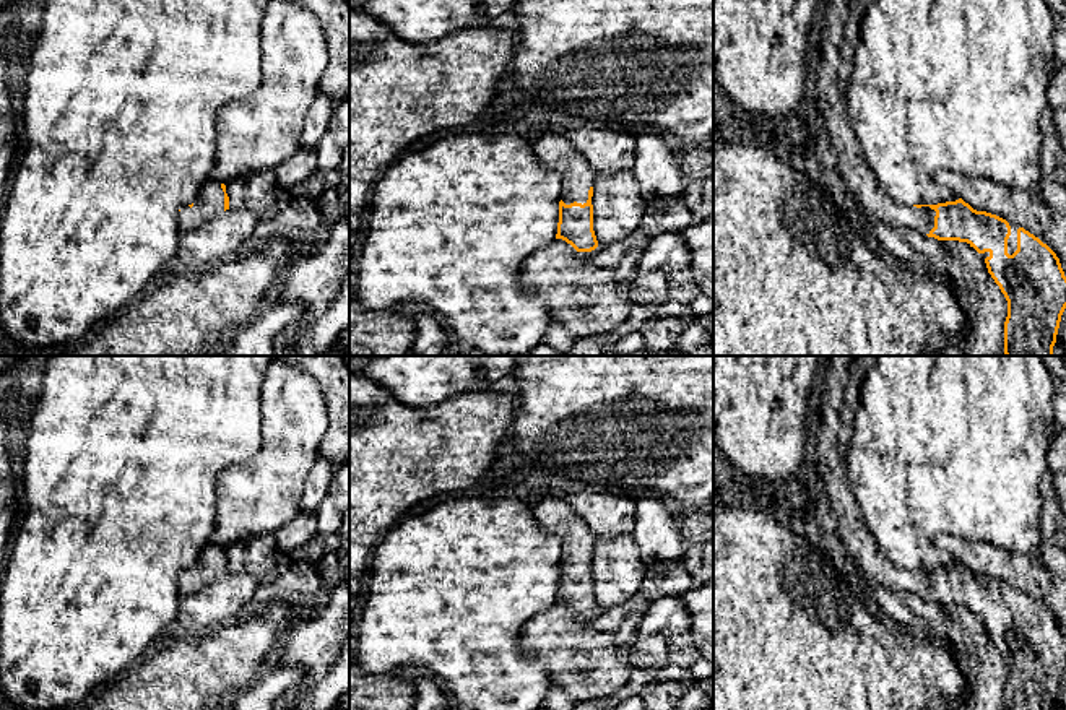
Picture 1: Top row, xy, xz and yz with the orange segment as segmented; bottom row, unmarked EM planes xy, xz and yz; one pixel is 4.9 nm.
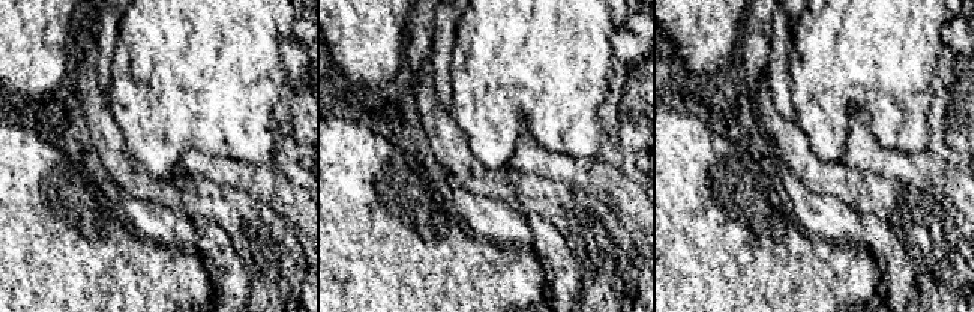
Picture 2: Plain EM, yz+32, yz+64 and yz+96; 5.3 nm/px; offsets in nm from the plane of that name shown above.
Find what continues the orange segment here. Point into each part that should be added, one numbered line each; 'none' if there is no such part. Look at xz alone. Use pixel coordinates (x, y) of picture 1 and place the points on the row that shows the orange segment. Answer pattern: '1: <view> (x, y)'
1: xz (554, 150)

